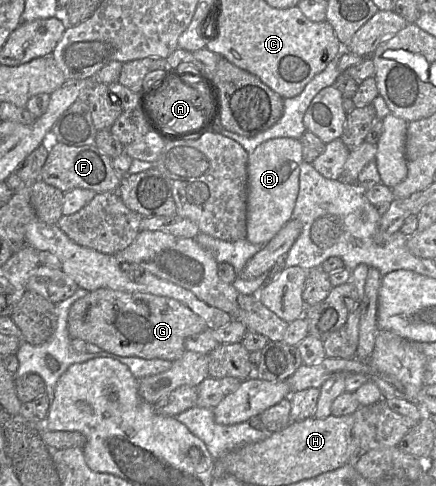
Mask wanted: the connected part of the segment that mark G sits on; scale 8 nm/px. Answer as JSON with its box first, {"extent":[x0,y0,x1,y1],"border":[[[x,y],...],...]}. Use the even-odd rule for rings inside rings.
{"extent":[68,288,206,362],"border":[[[100,288],[77,300],[68,314],[70,338],[95,344],[123,357],[164,359],[171,362],[186,351],[185,339],[206,329],[205,321],[175,299],[149,293]]]}

